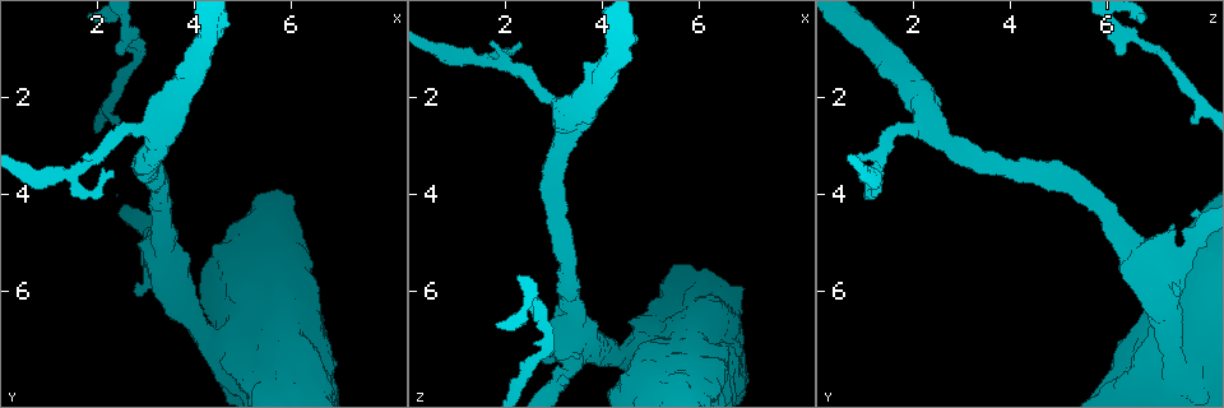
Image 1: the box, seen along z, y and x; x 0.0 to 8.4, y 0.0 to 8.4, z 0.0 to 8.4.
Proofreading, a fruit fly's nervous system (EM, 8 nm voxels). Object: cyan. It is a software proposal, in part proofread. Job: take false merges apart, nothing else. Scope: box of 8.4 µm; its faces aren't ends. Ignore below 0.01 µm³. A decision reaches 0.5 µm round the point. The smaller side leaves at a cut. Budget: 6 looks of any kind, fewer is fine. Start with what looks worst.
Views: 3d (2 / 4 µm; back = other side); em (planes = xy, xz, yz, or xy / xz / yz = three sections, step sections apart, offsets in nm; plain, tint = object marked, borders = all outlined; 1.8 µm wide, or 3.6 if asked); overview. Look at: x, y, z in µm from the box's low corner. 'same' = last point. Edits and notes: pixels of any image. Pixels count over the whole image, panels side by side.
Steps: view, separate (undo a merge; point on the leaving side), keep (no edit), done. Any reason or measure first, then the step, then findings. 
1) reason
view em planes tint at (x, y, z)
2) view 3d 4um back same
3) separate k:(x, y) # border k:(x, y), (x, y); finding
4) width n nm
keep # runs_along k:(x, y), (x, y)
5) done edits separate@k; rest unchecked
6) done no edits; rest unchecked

branch point
view em planes tint at (1.50, 3.55, 1.20)

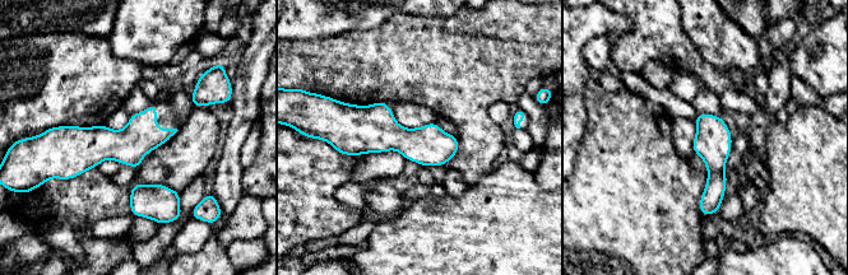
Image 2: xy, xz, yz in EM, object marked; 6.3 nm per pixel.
width 240 nm
keep # continuous, no second cell

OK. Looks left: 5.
closes a loop
view 3d 4um at (4.75, 7.20, 7.25)

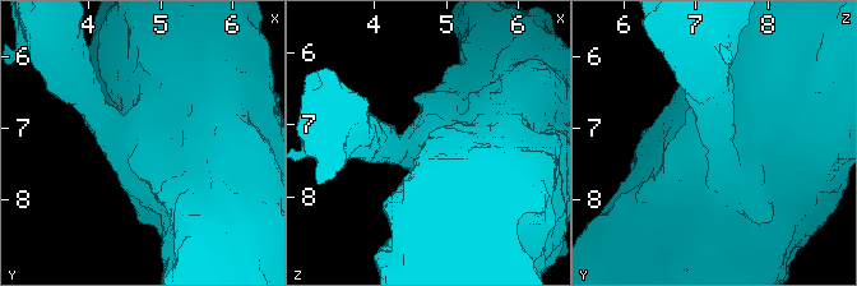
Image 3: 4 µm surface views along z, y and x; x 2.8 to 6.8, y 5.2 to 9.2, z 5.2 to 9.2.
view em 3.6um planes tint same

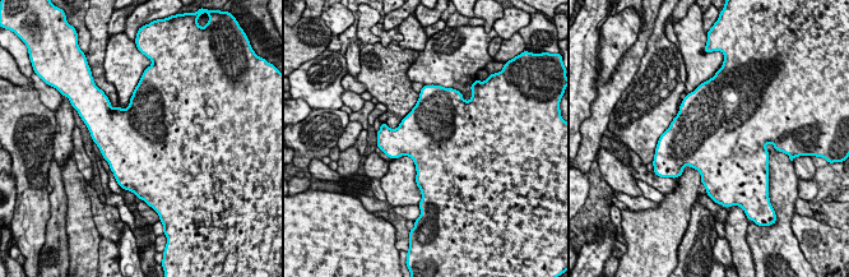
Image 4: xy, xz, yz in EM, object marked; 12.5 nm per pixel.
keep # continuous, no second cell

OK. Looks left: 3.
sudden change in width
view 3d 4um at (3.40, 5.35, 6.80)

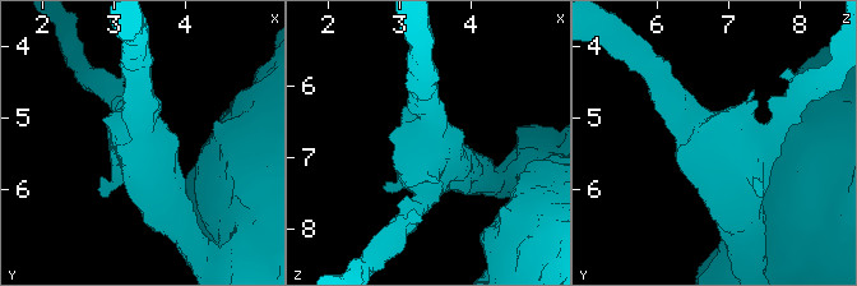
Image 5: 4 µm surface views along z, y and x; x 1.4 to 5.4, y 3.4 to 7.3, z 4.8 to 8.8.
view em 3.6um planes borders at (3.40, 5.40, 6.75)

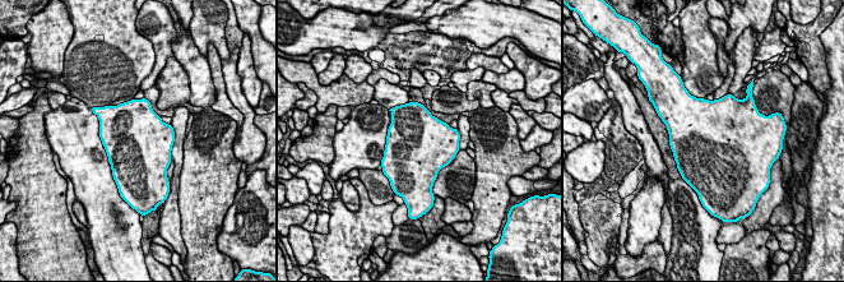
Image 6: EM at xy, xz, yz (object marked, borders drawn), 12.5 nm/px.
keep # all the same cell

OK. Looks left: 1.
done no edits; rest unchecked

